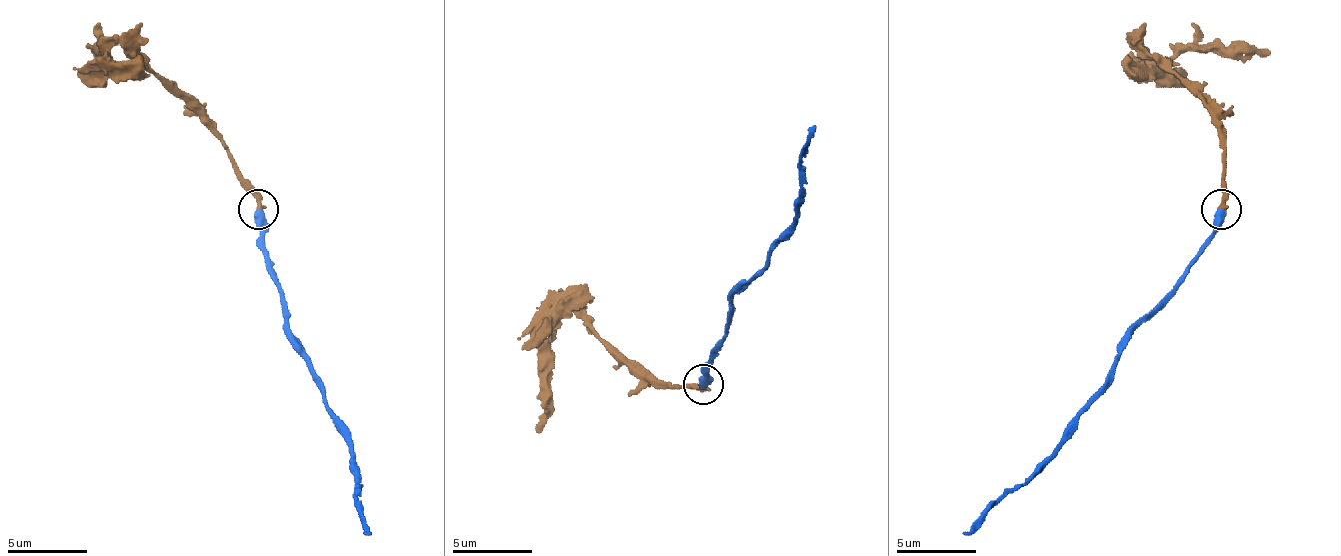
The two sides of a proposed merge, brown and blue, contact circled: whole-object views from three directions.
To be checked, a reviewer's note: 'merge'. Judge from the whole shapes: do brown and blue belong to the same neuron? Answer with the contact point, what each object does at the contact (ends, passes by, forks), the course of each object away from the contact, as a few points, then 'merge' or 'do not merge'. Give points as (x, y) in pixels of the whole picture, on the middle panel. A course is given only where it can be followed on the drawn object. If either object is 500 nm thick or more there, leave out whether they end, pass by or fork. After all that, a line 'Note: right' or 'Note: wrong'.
(703, 384) | brown via (704, 385), (643, 381), (571, 305), (547, 345), (547, 421), (535, 433) | blue via (704, 385), (704, 369), (720, 349), (728, 301), (780, 240), (796, 212), (800, 148), (816, 124) | merge
Note: right

